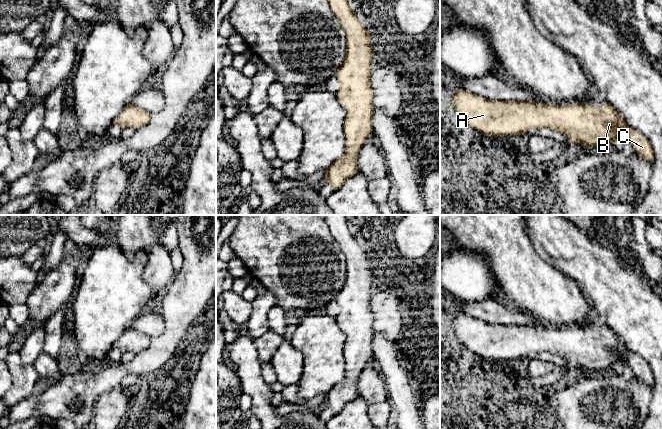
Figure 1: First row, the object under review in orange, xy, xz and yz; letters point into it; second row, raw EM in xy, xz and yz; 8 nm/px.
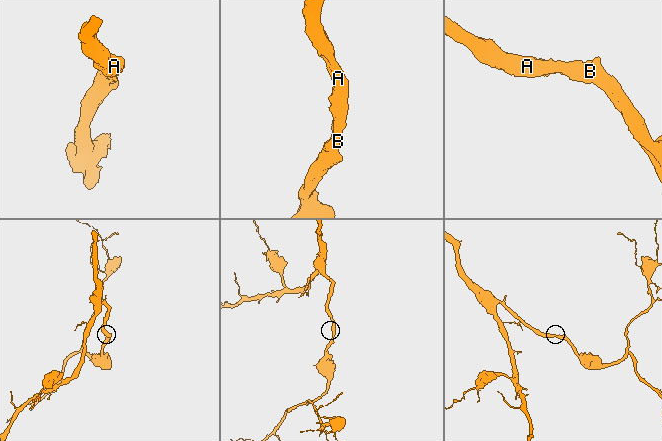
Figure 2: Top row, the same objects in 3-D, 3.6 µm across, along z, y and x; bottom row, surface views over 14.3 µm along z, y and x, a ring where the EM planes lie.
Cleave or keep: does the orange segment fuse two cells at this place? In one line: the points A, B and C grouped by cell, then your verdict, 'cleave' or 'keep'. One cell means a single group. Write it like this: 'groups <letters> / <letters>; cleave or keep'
groups A B C; keep

